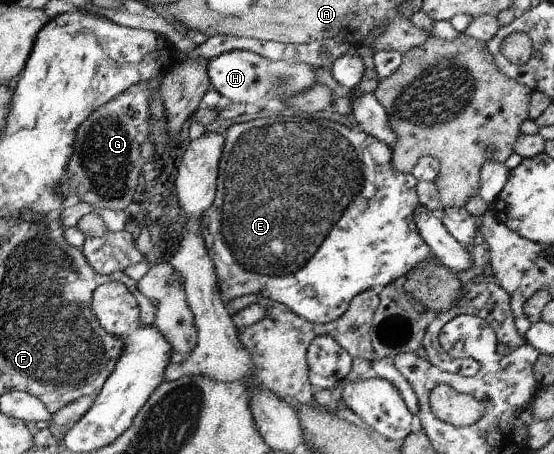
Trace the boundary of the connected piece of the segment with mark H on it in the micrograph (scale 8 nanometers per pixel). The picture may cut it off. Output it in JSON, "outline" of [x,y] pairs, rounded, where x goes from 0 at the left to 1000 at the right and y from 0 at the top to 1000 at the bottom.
{"outline":[[[442,110],[412,112],[377,132],[375,167],[381,189],[399,207],[404,222],[439,227],[448,242],[464,244],[507,244],[514,238],[513,220],[545,207],[560,189],[572,185],[570,159],[551,137],[536,132],[491,137]]]}

